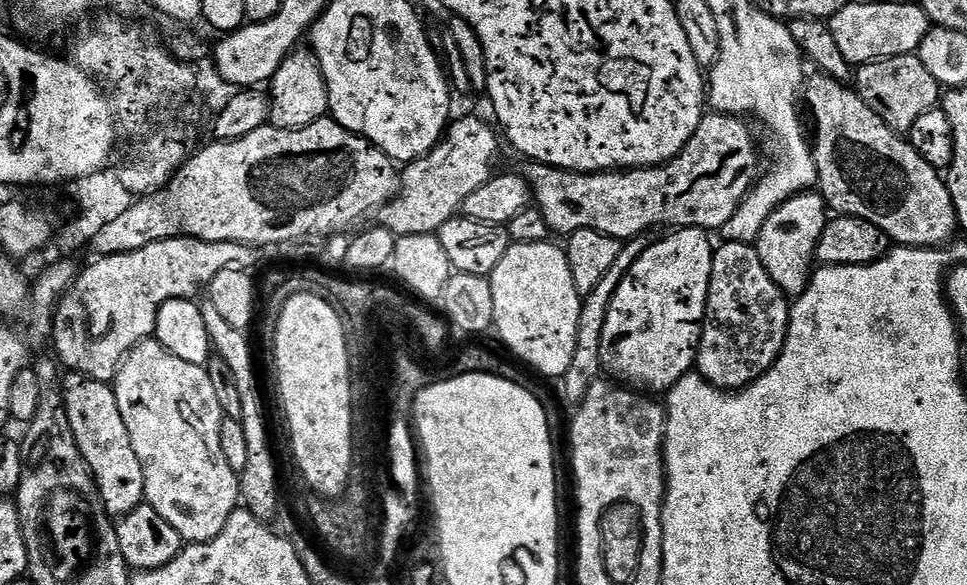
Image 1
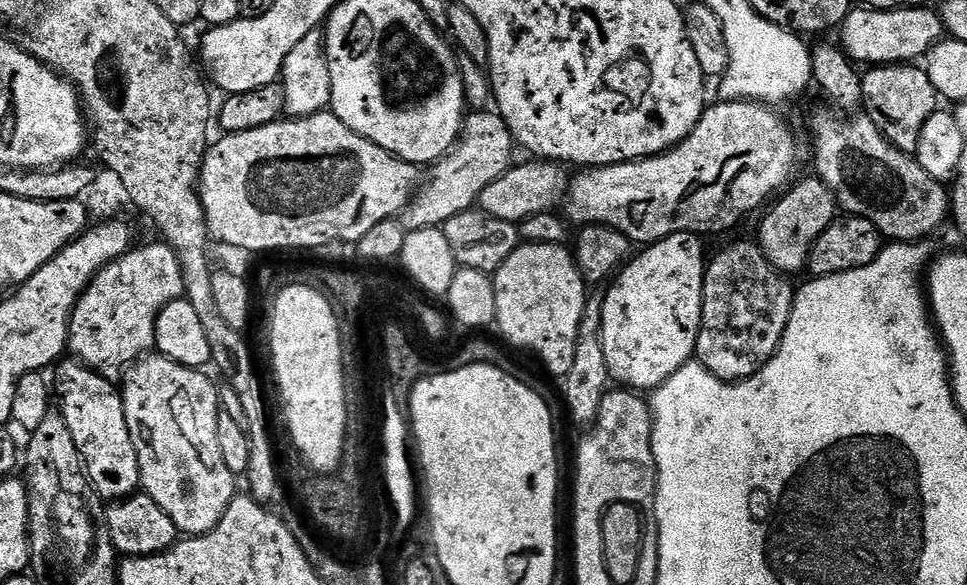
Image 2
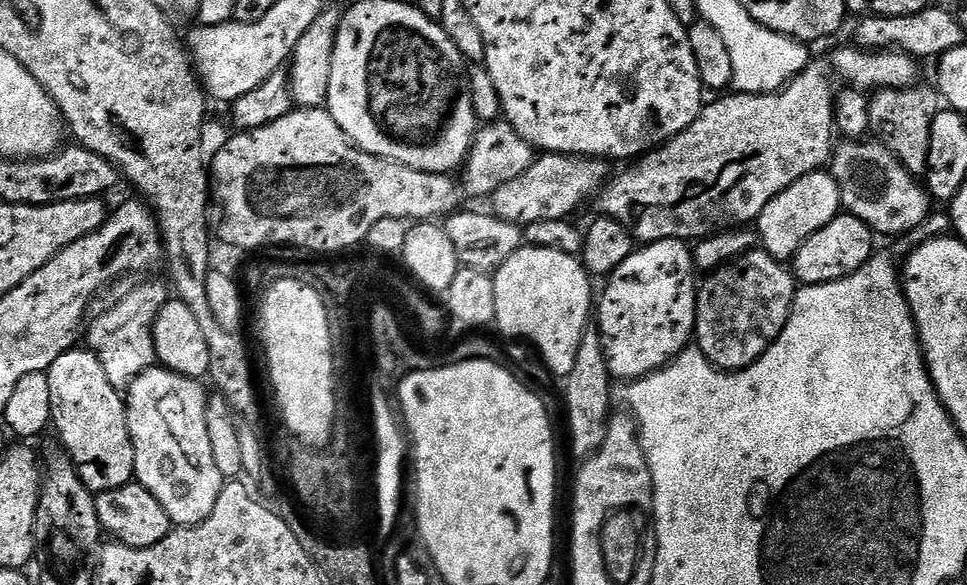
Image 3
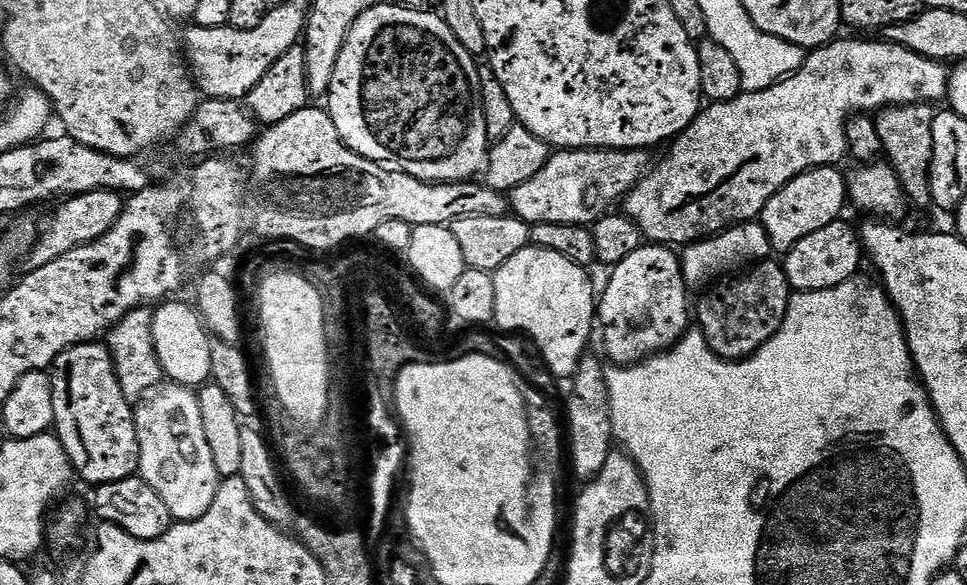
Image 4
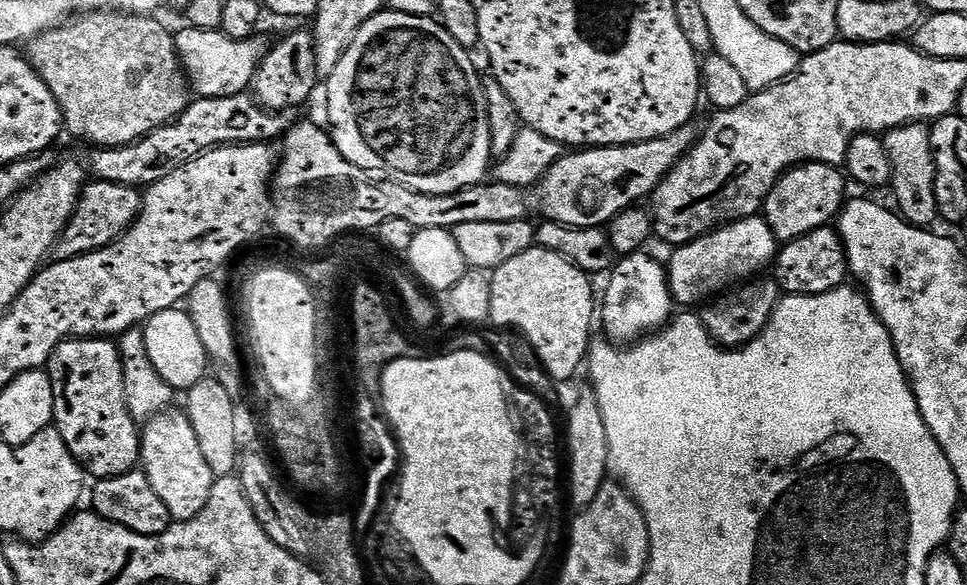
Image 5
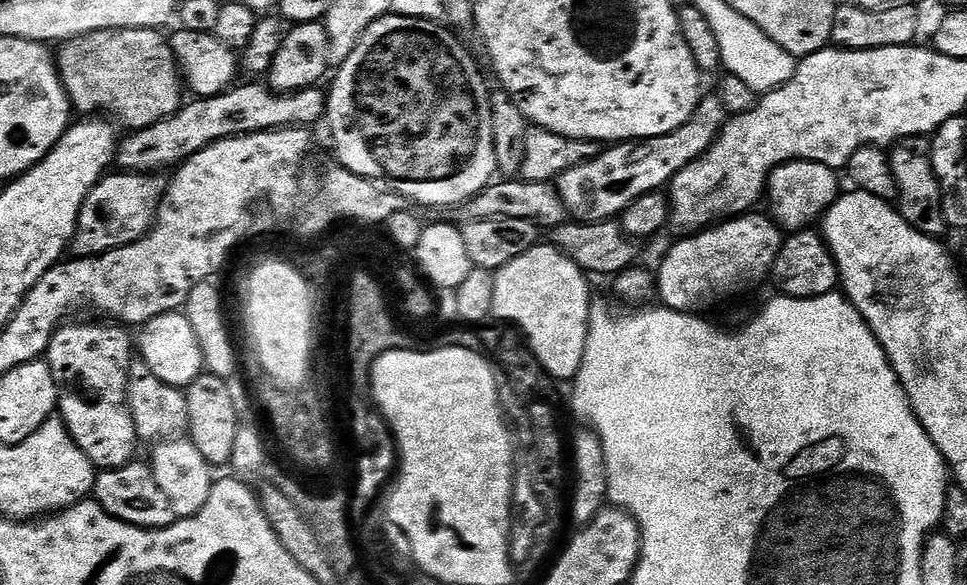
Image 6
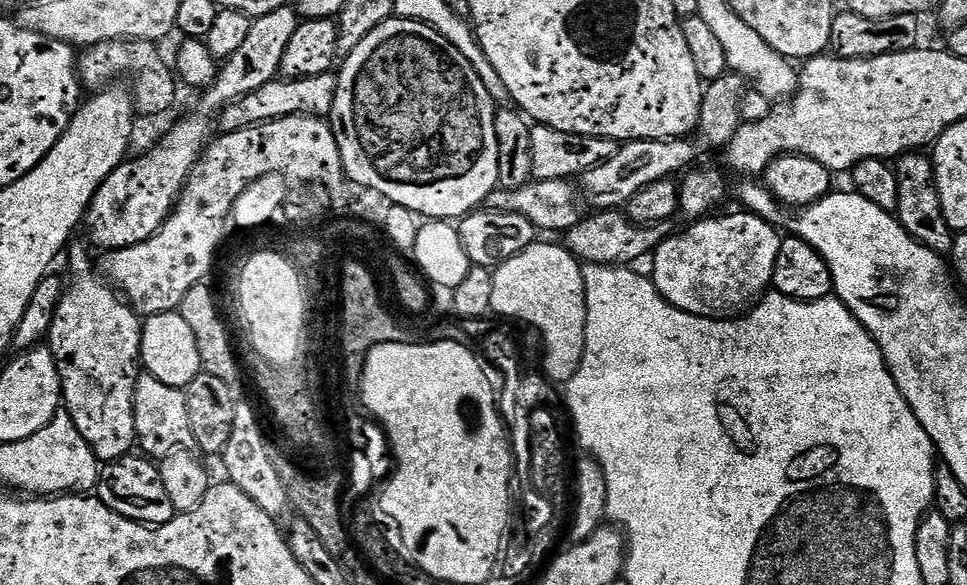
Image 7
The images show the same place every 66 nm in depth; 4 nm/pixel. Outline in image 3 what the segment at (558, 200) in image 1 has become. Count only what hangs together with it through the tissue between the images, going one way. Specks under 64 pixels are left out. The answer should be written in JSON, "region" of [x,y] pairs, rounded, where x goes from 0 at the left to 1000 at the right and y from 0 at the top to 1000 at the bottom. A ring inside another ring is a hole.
{"region":[[[841,101],[805,157],[761,157],[729,176],[722,202],[697,238],[666,262],[655,287],[632,303],[615,337],[617,364],[630,369],[663,419],[681,410],[723,414],[741,397],[777,385],[813,318],[839,294],[847,294],[862,258],[862,149],[860,116]]]}

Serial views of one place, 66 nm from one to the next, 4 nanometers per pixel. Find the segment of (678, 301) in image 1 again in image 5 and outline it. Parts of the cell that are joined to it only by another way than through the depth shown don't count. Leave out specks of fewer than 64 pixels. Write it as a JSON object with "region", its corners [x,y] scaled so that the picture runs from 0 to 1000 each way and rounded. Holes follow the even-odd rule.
{"region":[[[663,427],[654,438],[644,439],[628,474],[629,494],[625,499],[625,520],[623,513],[623,540],[625,533],[624,573],[630,583],[661,583],[686,562],[696,538],[697,515],[695,497],[691,492],[691,467],[688,453],[681,451],[676,439],[669,438],[668,432],[669,429]]]}

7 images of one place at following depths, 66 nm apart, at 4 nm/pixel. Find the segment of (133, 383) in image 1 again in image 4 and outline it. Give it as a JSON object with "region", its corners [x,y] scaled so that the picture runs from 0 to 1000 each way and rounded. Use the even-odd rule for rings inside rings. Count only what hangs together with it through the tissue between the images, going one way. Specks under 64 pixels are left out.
{"region":[[[175,655],[150,677],[140,692],[139,703],[145,771],[143,812],[163,838],[163,851],[172,858],[172,872],[176,872],[179,891],[209,885],[221,860],[221,844],[225,844],[230,817],[225,810],[225,797],[221,797],[221,776],[217,776],[213,735],[209,735],[203,670]]]}

